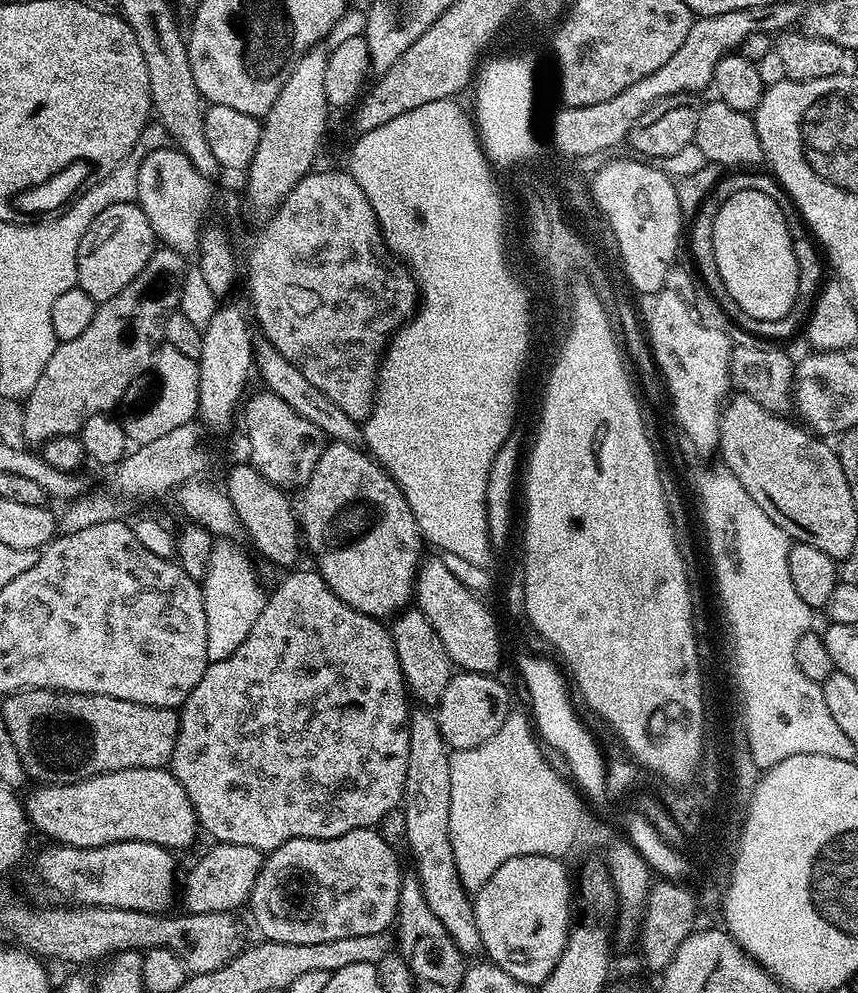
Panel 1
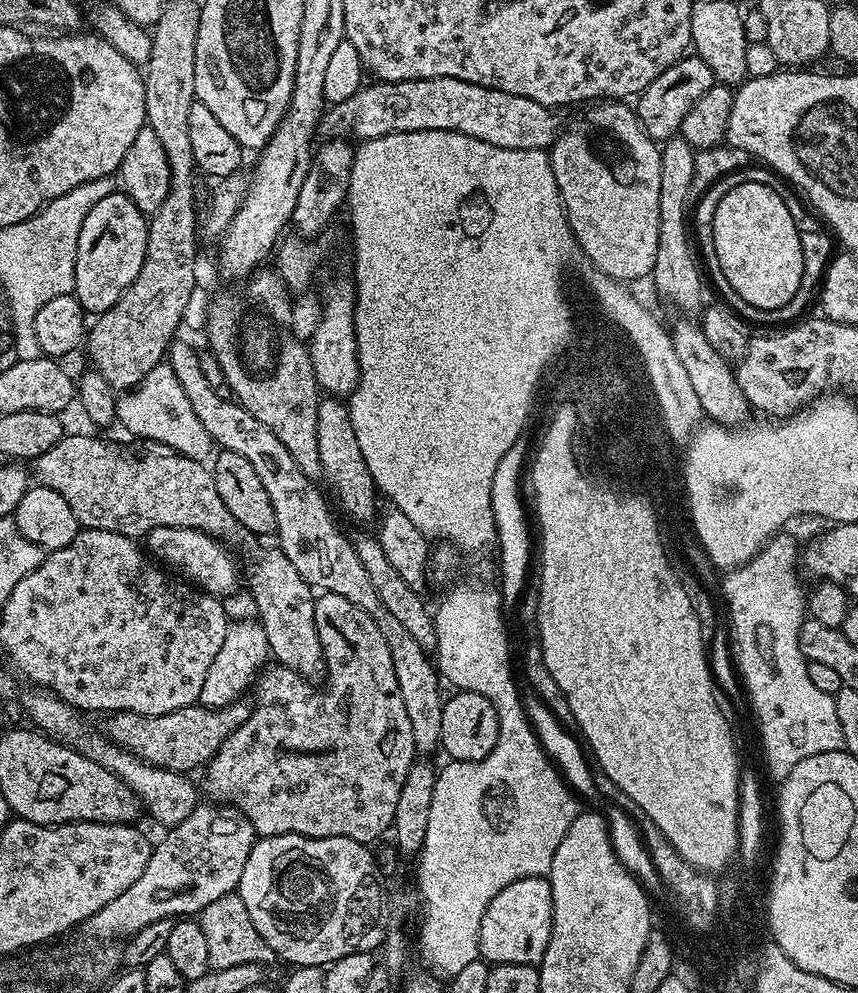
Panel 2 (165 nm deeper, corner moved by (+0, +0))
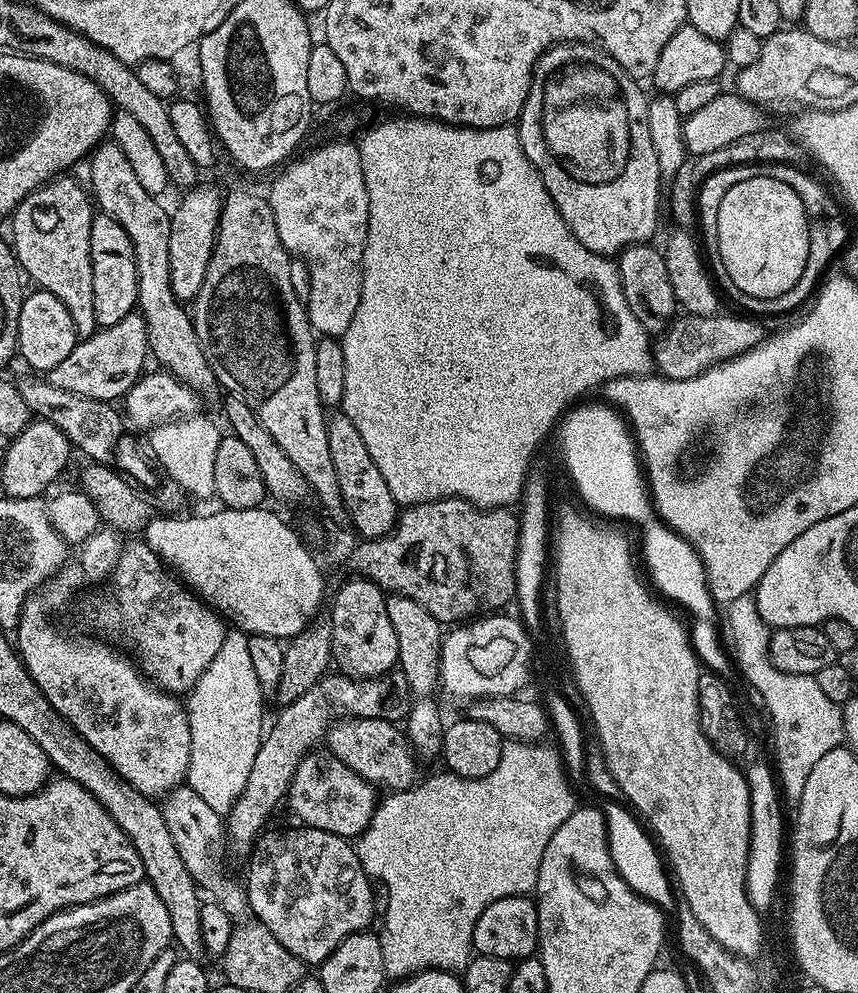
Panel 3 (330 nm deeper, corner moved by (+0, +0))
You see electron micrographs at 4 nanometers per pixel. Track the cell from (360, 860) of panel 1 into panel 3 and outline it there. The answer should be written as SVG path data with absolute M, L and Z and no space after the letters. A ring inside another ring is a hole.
M295 826L288 833L265 831L263 835L257 839L248 860L248 880L246 879L246 887L248 889L248 907L251 915L259 920L261 924L266 925L270 930L270 934L274 934L274 938L278 938L278 942L282 942L282 946L286 946L286 950L290 950L290 954L294 954L300 960L304 961L308 966L319 966L327 956L335 950L341 942L350 934L365 931L369 927L368 924L372 920L372 916L377 915L376 907L372 901L374 891L373 881L364 872L362 862L358 858L355 847L345 837L338 834L330 834L326 830L318 830L307 826Z

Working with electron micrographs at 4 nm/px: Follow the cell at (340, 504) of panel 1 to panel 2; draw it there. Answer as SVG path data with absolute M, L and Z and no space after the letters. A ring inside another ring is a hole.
M340 398L321 399L318 406L318 456L322 458L323 479L332 487L331 495L340 499L340 504L356 520L368 520L375 517L378 489L362 458L358 438L354 435L354 426L350 422L348 405Z

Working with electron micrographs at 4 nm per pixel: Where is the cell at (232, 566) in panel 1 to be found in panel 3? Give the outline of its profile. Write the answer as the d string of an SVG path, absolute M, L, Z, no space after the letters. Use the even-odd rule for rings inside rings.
M229 630L218 654L214 654L214 662L206 666L186 700L190 722L190 766L185 781L187 787L205 799L215 812L232 808L244 792L258 746L266 733L266 692L254 672L247 642L245 633Z

